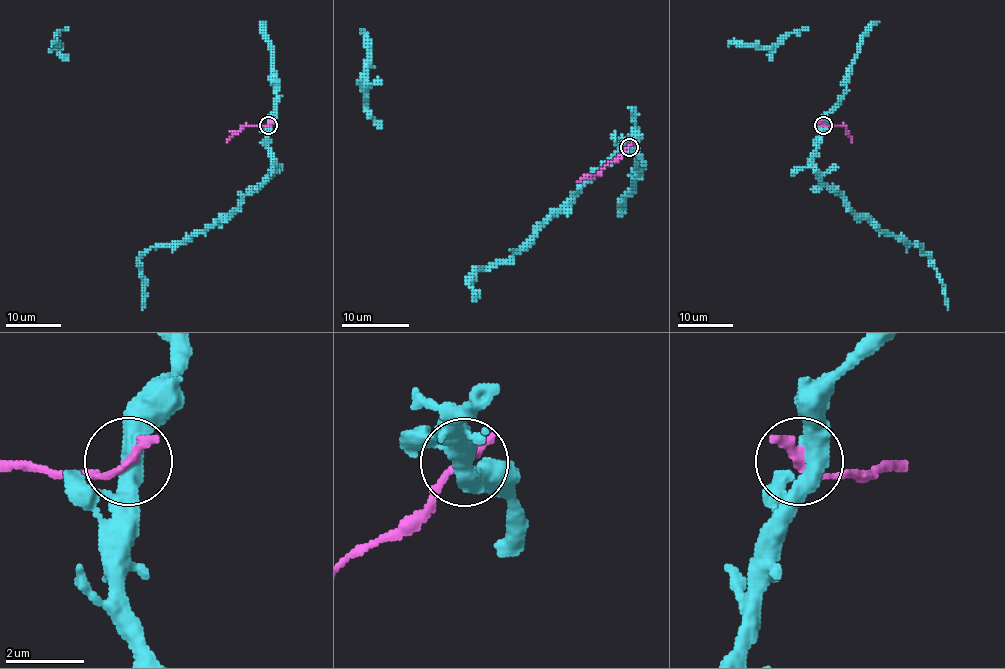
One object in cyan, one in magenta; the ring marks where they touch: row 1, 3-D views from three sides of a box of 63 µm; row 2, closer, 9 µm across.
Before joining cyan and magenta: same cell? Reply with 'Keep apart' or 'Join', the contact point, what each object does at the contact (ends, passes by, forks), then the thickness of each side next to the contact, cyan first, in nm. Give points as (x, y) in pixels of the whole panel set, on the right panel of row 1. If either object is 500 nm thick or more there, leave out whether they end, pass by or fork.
Keep apart. Place: (823, 125). At the ring cyan passes by. At the ring magenta ends. Thickness 480 nm (cyan) against 260 nm

